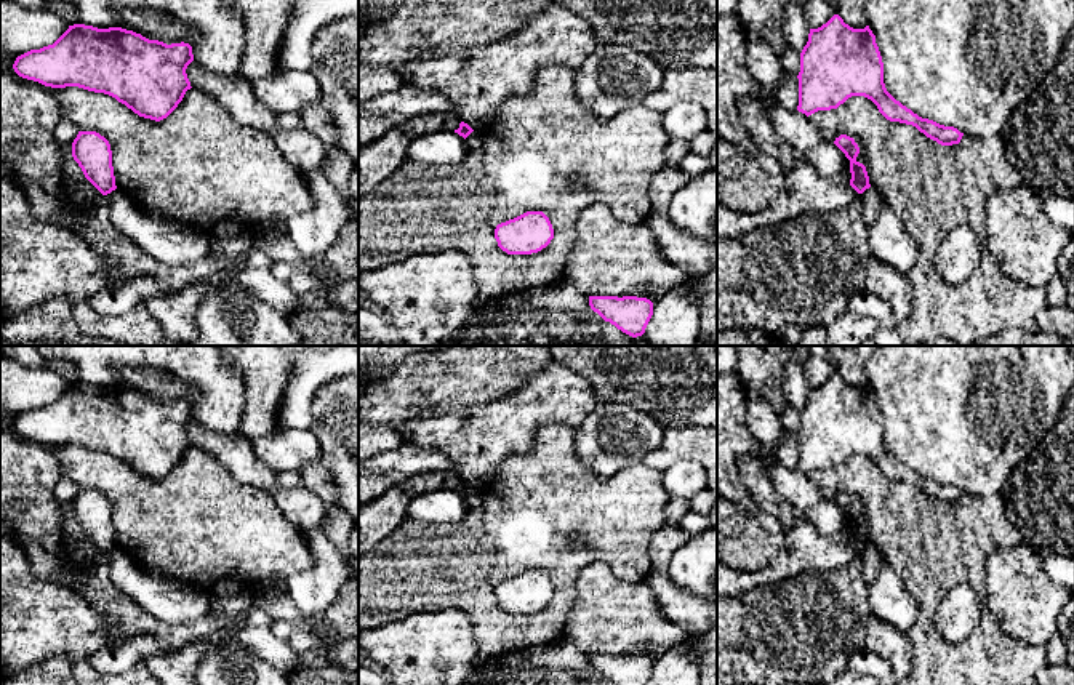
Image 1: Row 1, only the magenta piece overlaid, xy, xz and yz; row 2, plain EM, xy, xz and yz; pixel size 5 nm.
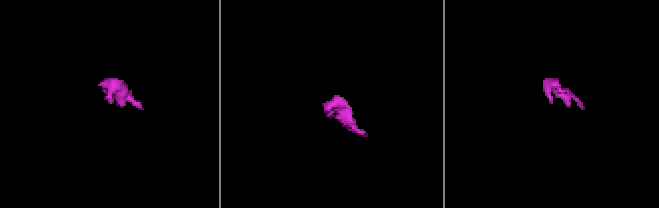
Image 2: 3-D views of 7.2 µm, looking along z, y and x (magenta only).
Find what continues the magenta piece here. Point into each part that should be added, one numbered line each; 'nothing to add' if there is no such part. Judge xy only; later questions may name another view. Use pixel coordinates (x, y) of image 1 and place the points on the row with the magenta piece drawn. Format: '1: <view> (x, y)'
nothing to add

